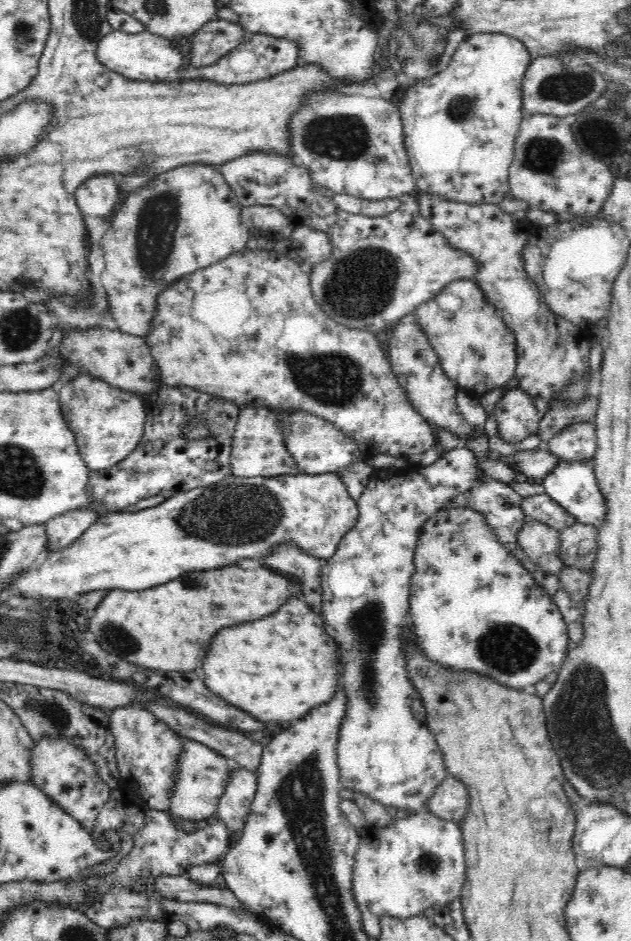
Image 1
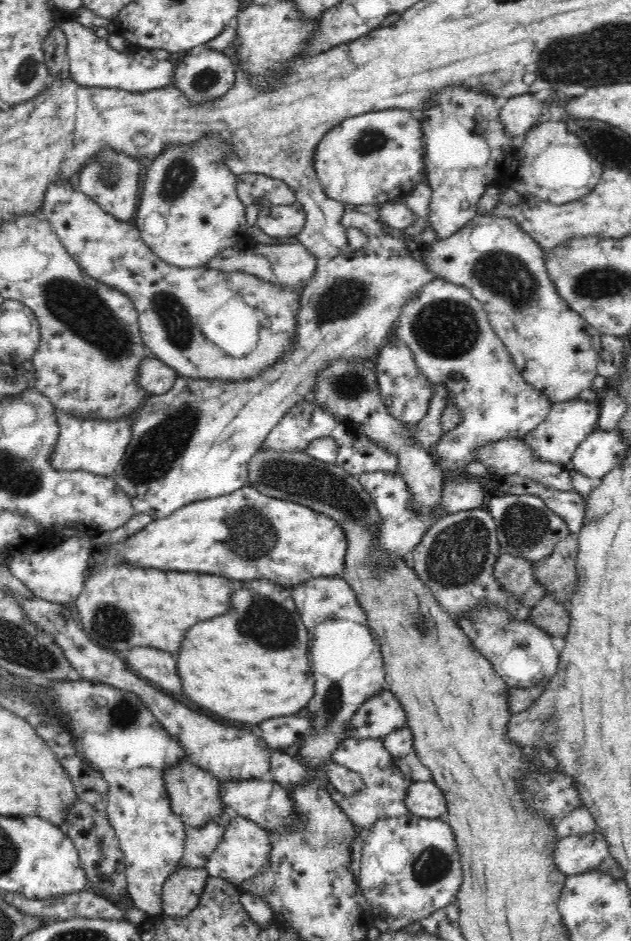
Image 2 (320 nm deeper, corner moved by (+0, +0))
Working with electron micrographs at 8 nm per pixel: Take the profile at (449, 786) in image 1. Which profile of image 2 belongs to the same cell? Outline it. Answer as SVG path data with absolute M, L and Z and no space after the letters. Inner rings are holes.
M435 782L411 783L405 803L409 812L420 818L444 818L447 812L444 793Z

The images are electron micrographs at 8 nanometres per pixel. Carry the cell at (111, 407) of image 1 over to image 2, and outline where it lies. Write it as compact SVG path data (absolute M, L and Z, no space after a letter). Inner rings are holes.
M60 413L57 416L60 436L50 457L52 468L60 471L80 471L83 474L113 477L132 438L133 422L129 417L118 421L94 420Z

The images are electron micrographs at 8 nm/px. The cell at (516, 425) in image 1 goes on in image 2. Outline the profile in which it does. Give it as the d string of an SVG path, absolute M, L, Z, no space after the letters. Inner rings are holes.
M438 278L418 290L415 297L409 298L409 301L402 307L402 312L400 313L400 316L395 324L396 328L394 330L393 338L401 340L403 344L411 350L420 372L425 374L426 378L430 380L430 382L434 385L444 385L447 388L448 401L450 401L450 404L456 405L456 407L460 408L460 411L462 411L462 422L456 425L456 428L452 431L447 431L432 449L432 455L436 454L436 456L433 456L436 457L436 465L438 465L442 471L446 472L446 474L450 474L451 477L468 476L465 472L466 465L471 462L478 461L478 455L476 455L476 452L478 452L479 449L488 447L494 442L499 442L505 439L523 439L526 434L530 433L532 430L535 430L538 425L546 420L549 411L553 406L553 403L550 401L549 397L544 396L540 391L536 390L534 386L528 384L528 381L524 379L522 373L518 372L512 355L508 352L508 349L504 346L504 343L500 340L500 338L498 338L498 335L494 332L487 316L488 313L486 312L483 303L476 300L476 298L472 296L470 290L464 286L458 286Z

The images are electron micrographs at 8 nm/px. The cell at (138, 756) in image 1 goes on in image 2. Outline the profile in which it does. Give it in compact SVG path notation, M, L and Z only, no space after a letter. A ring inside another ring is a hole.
M184 760L164 770L164 785L170 797L174 814L178 815L187 828L202 828L222 814L225 806L220 797L220 781L211 773L194 763Z

